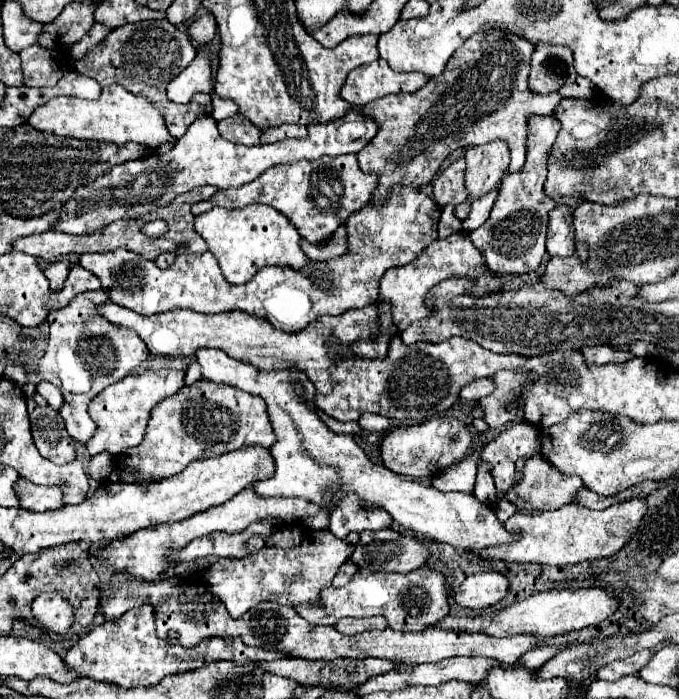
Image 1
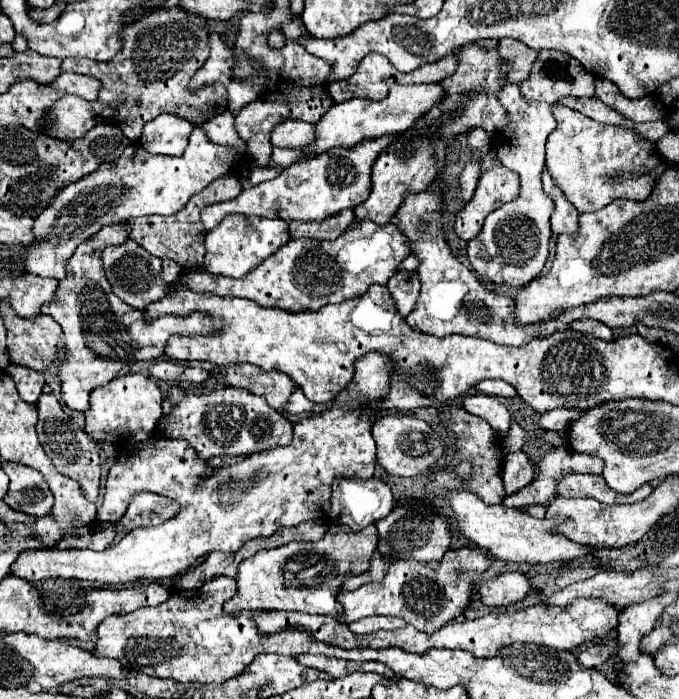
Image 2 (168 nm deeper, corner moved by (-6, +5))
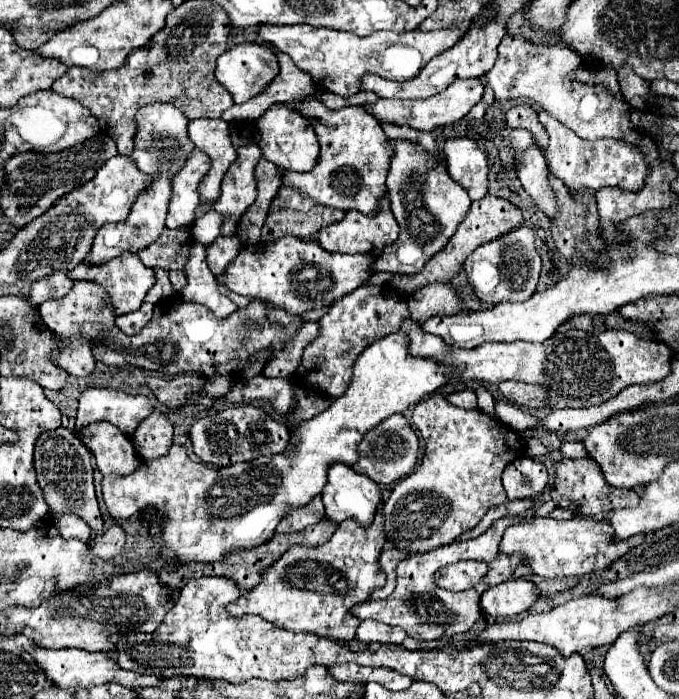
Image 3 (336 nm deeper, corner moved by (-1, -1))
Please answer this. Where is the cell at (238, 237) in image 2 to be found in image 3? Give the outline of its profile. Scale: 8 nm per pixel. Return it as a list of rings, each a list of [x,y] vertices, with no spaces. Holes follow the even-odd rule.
[[[237,235],[233,237],[217,237],[209,247],[207,247],[207,263],[209,269],[219,275],[225,271],[225,267],[239,255],[241,251],[241,241]]]

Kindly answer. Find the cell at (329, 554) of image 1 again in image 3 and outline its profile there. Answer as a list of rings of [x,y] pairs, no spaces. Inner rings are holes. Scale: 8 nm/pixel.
[[[383,503],[381,507],[377,507],[377,515],[375,521],[369,527],[361,527],[357,523],[353,523],[353,519],[347,519],[345,523],[339,525],[339,529],[335,531],[335,535],[319,547],[291,547],[275,565],[271,565],[261,577],[263,581],[251,589],[249,593],[245,593],[243,597],[239,597],[235,603],[231,603],[227,607],[227,611],[231,615],[259,615],[271,623],[277,623],[283,629],[289,631],[301,631],[301,633],[313,633],[317,637],[327,637],[327,639],[335,639],[335,641],[351,641],[355,639],[357,627],[359,627],[359,619],[355,615],[351,615],[351,609],[357,603],[369,601],[371,593],[379,587],[385,585],[385,573],[379,565],[379,555],[385,543],[385,531],[383,531]]]

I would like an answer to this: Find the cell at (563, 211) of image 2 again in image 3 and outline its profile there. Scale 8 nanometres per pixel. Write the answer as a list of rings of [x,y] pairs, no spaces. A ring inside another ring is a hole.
[[[529,147],[521,157],[521,163],[515,163],[515,171],[525,191],[535,199],[539,209],[553,219],[557,213],[557,199],[547,181],[547,163],[539,147]]]

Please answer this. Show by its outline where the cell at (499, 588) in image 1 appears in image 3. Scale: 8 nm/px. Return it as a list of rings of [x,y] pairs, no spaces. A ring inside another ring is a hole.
[[[509,579],[501,585],[489,587],[481,595],[481,607],[493,617],[513,617],[525,613],[539,599],[537,587],[529,579]]]

